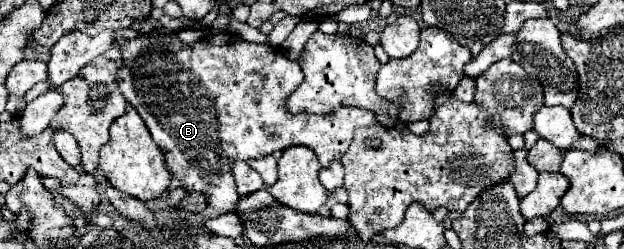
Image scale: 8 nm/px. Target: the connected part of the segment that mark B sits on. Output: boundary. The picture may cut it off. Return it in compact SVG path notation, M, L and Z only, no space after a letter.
M218 32L208 34L194 44L180 42L178 36L170 38L166 34L142 34L134 40L122 44L122 70L118 72L118 86L128 104L136 108L148 126L154 142L164 152L168 172L178 178L186 194L202 194L206 198L206 208L200 212L188 212L176 208L180 224L184 230L202 230L204 220L212 220L220 214L234 212L240 200L236 192L236 180L232 176L232 164L236 160L248 162L250 158L258 160L276 150L286 150L288 146L306 146L318 156L322 166L328 166L332 160L348 150L356 126L374 126L378 124L376 116L362 108L340 108L334 114L290 114L286 108L288 96L304 80L304 74L296 60L290 60L282 50L270 44L246 42L236 34Z

